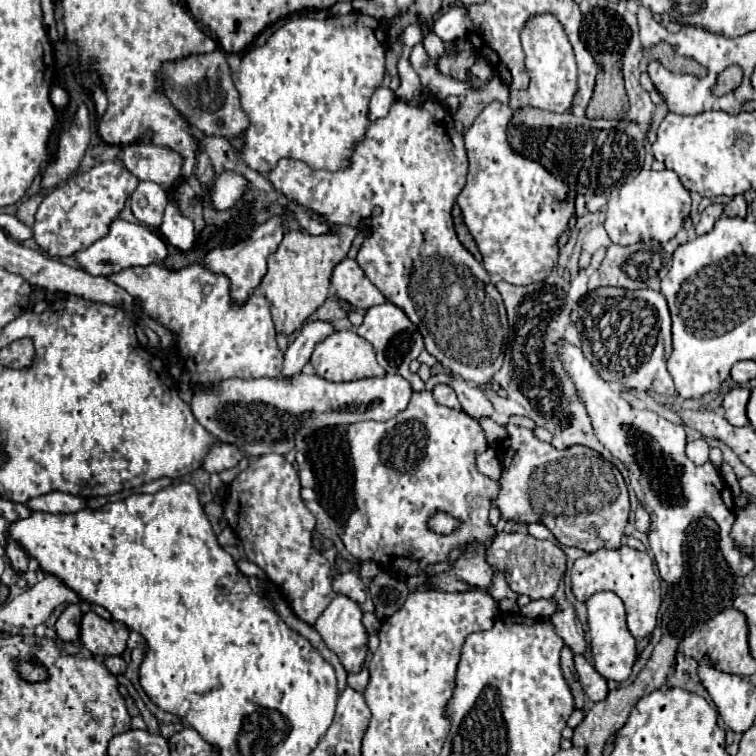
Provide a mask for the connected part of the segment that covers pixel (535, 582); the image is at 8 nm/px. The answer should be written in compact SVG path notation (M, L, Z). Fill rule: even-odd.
M502 532L488 546L486 562L494 570L504 572L508 586L516 594L526 594L530 600L536 600L536 598L552 600L552 596L556 594L558 584L566 572L564 550L560 546L556 546L556 542L536 540L530 534L506 534L506 532Z

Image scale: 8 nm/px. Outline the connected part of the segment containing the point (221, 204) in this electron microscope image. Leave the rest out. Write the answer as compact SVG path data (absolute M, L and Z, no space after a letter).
M222 172L210 186L210 204L214 210L232 208L248 190L248 180L236 172Z

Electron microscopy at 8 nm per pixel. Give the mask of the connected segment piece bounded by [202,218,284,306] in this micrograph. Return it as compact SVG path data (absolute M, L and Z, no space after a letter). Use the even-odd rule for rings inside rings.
M270 218L266 220L266 224L260 224L258 228L254 228L248 238L232 244L232 246L224 246L224 248L214 248L206 254L204 258L204 266L208 270L212 270L214 274L224 274L230 278L230 298L232 298L232 304L244 304L250 294L260 286L264 274L266 274L266 260L268 256L280 246L280 238L284 234L284 226L280 222L280 218Z

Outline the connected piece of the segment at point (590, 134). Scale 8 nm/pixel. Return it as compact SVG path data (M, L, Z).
M532 106L516 110L508 126L508 142L516 154L540 162L550 174L562 178L570 190L582 196L608 194L620 188L642 170L644 162L644 132L638 124L626 120L598 120L596 126L596 122L586 116L556 114Z

